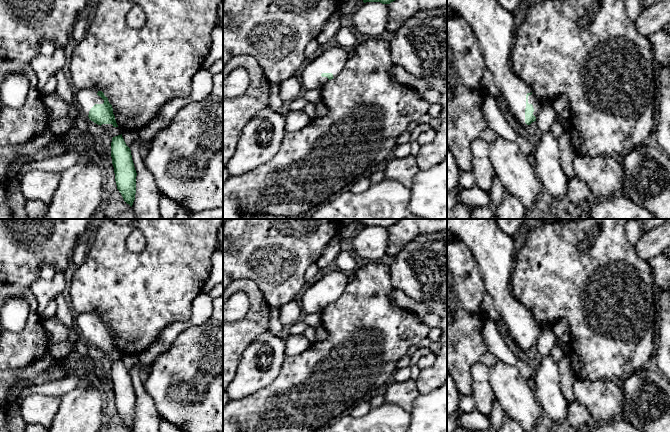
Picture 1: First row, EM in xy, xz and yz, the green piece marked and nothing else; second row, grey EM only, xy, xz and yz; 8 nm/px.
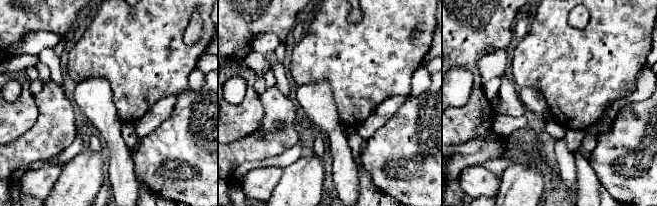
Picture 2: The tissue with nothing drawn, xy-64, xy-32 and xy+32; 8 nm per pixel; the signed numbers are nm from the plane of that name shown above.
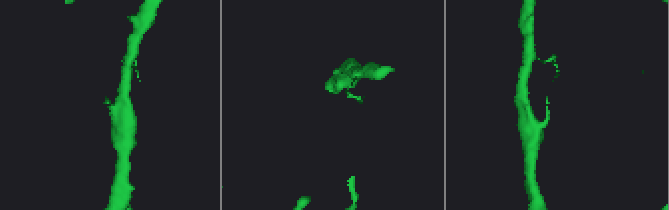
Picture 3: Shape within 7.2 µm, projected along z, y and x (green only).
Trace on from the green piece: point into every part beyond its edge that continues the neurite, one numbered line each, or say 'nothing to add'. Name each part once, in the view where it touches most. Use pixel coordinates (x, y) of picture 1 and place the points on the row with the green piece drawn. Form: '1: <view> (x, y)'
1: yz (494, 27)

